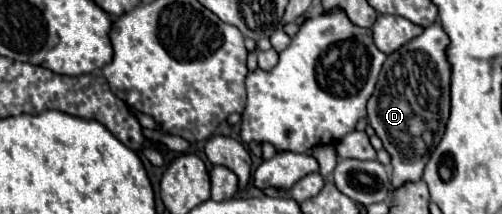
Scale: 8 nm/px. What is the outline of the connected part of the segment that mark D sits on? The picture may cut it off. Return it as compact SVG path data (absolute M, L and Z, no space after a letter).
M435 21L433 25L425 27L421 35L387 55L387 61L379 73L377 87L367 101L367 121L391 157L393 191L423 177L425 163L441 141L443 129L447 125L451 71L447 69L445 49L447 35Z

